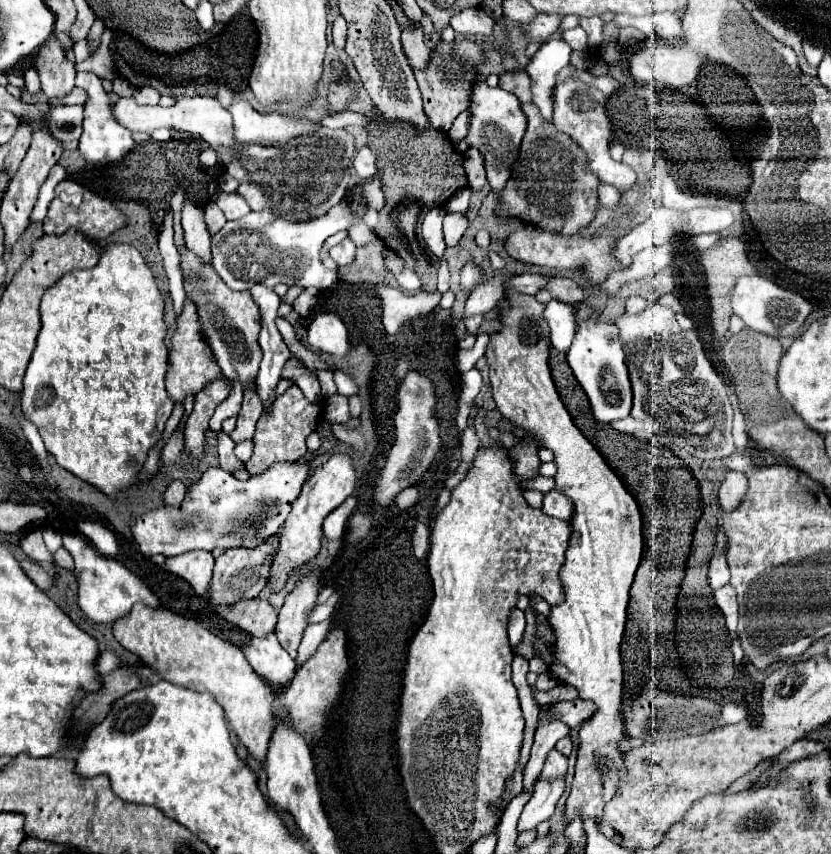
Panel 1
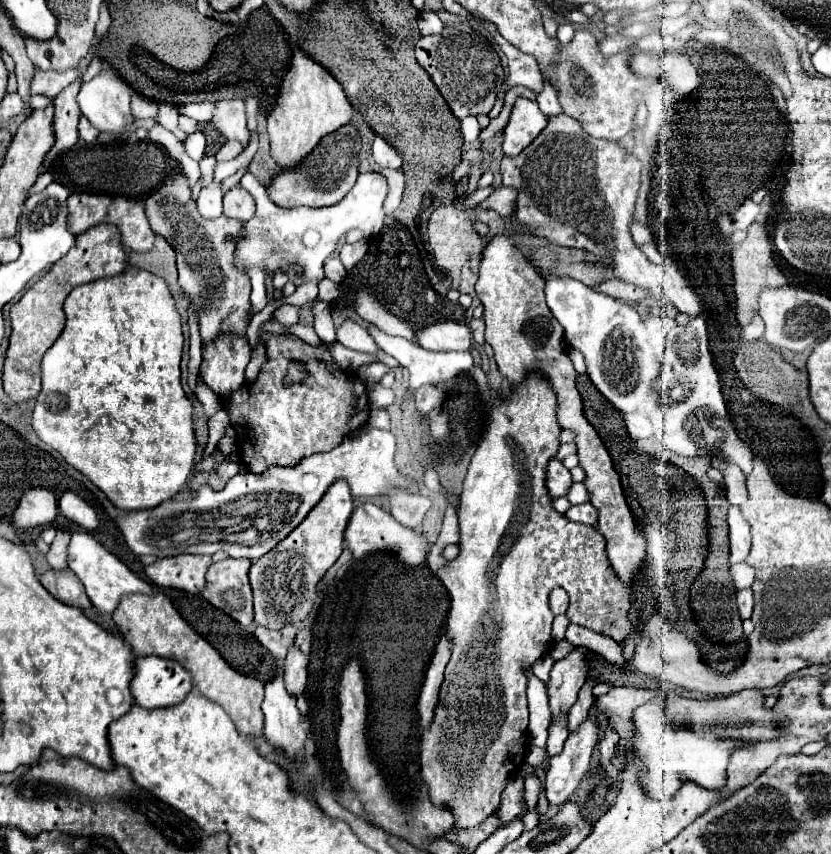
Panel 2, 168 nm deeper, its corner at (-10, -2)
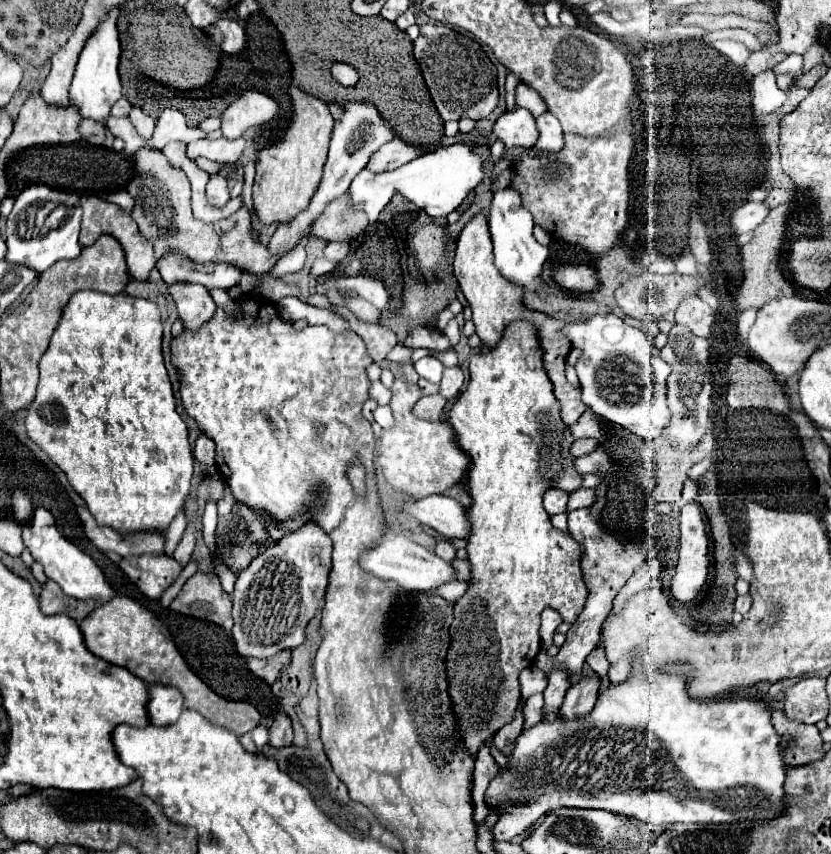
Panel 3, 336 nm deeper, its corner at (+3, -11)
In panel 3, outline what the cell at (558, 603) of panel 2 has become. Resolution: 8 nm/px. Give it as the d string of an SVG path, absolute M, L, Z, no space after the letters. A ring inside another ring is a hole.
M546 609L544 613L542 613L542 627L540 627L540 637L544 639L544 641L550 641L552 639L552 635L556 633L556 627L562 623L562 619L560 619L560 615L554 611L554 609Z

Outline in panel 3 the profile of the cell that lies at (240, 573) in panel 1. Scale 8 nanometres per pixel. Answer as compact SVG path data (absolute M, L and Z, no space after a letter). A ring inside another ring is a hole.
M194 573L170 605L172 611L232 629L232 601L210 573Z

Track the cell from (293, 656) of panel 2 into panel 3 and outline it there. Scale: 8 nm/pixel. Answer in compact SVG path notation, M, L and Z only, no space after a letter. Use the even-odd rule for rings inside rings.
M284 713L276 715L276 721L270 727L270 747L288 747L292 743L292 723L290 717Z

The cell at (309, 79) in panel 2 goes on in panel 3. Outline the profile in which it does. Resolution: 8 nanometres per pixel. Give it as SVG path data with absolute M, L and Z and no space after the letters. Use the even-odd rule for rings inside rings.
M290 87L292 97L292 123L290 129L284 133L280 145L270 149L262 149L258 153L256 163L256 181L252 187L252 201L254 213L258 215L262 225L280 225L282 221L294 219L318 189L318 181L322 181L322 169L328 155L328 143L332 135L332 115L328 105L312 97L296 87Z

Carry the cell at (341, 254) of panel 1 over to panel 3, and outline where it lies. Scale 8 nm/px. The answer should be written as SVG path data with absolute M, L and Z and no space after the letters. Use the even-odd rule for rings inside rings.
M330 241L324 249L324 255L336 263L340 263L348 255L348 241Z

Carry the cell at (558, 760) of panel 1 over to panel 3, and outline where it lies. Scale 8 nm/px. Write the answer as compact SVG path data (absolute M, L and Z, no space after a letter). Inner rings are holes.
M550 673L550 677L546 677L548 685L544 689L544 717L546 719L554 719L558 715L558 709L564 701L564 695L566 695L566 689L570 687L570 677L566 677L566 673Z

